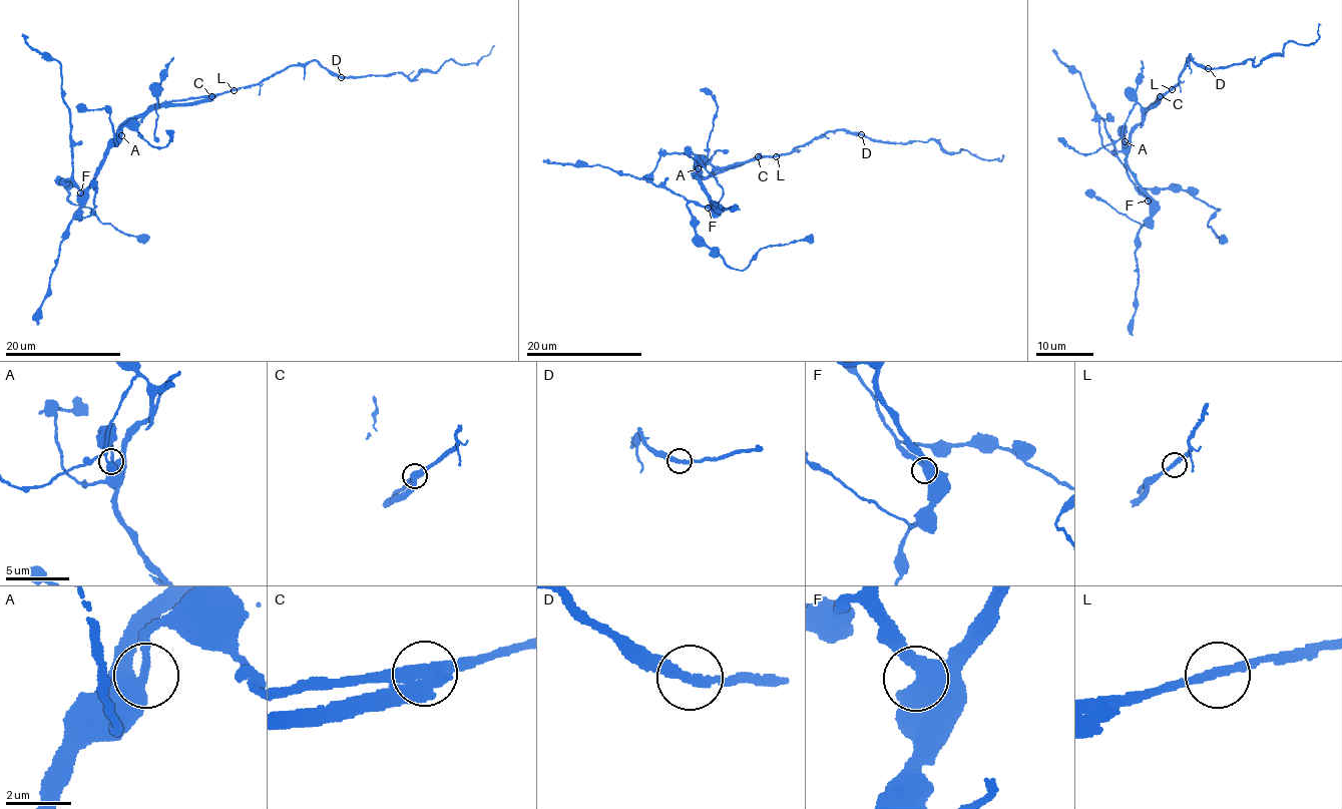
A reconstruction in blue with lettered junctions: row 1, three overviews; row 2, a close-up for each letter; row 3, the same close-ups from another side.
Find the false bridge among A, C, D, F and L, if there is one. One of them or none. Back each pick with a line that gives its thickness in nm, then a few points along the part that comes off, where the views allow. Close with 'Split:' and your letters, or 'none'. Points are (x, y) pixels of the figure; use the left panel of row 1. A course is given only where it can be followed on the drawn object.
C: 500 nm thick; foreign part runs (211, 96), (251, 87), (313, 60), (343, 77), (397, 72), (416, 79), (450, 59), (478, 64), (494, 45)
Split: C

